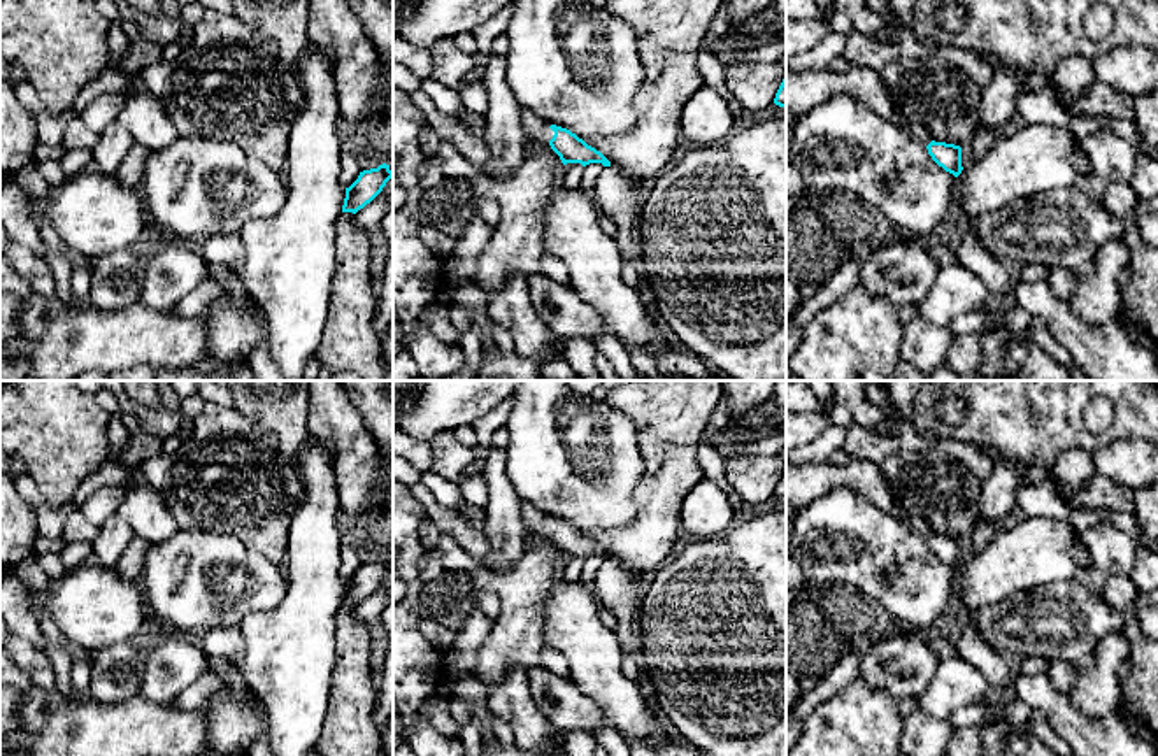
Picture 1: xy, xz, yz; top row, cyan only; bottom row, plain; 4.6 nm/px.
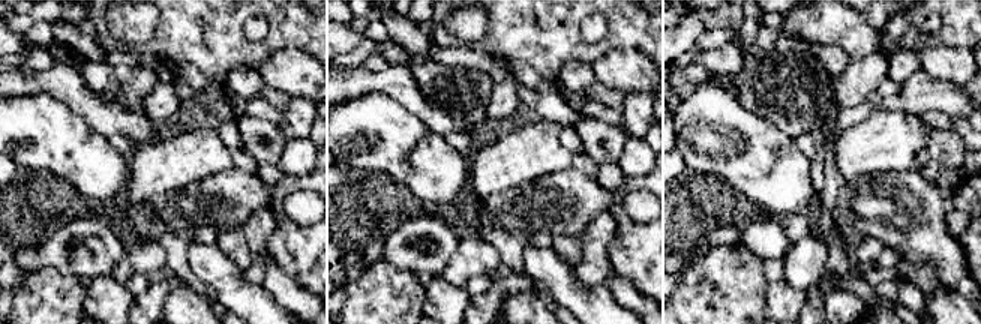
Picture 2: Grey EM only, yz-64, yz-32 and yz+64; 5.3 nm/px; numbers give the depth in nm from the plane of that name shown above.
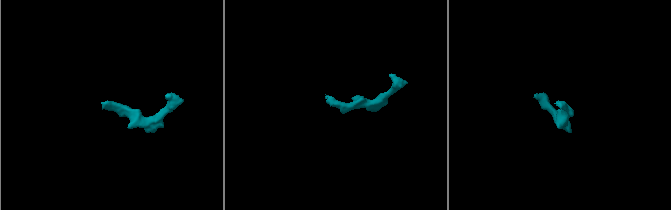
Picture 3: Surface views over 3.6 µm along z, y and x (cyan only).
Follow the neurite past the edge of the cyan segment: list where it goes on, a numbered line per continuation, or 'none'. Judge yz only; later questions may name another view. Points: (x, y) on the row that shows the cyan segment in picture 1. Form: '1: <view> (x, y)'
none

